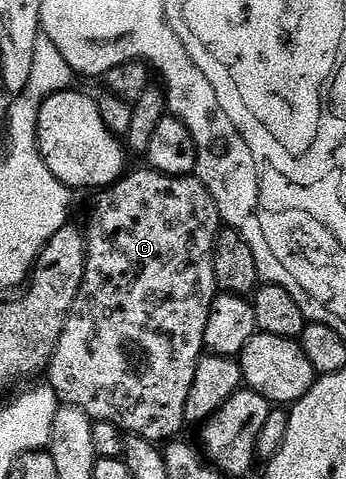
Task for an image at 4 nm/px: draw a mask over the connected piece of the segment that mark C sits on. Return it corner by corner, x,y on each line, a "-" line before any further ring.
149,167
139,173
127,172
121,180
114,182
105,191
97,194
98,202
84,224
86,235
86,270
80,291
66,316
54,353
48,366
48,384
54,388
62,405
83,409
94,421
107,421
127,434
143,437
155,443
166,443
177,438
182,425
187,424
186,404
188,391
192,391
192,379
196,375
198,360
204,356
204,327
208,327
208,315
219,292
214,274
214,241
218,237
220,218
218,208
204,183
197,176
170,177

